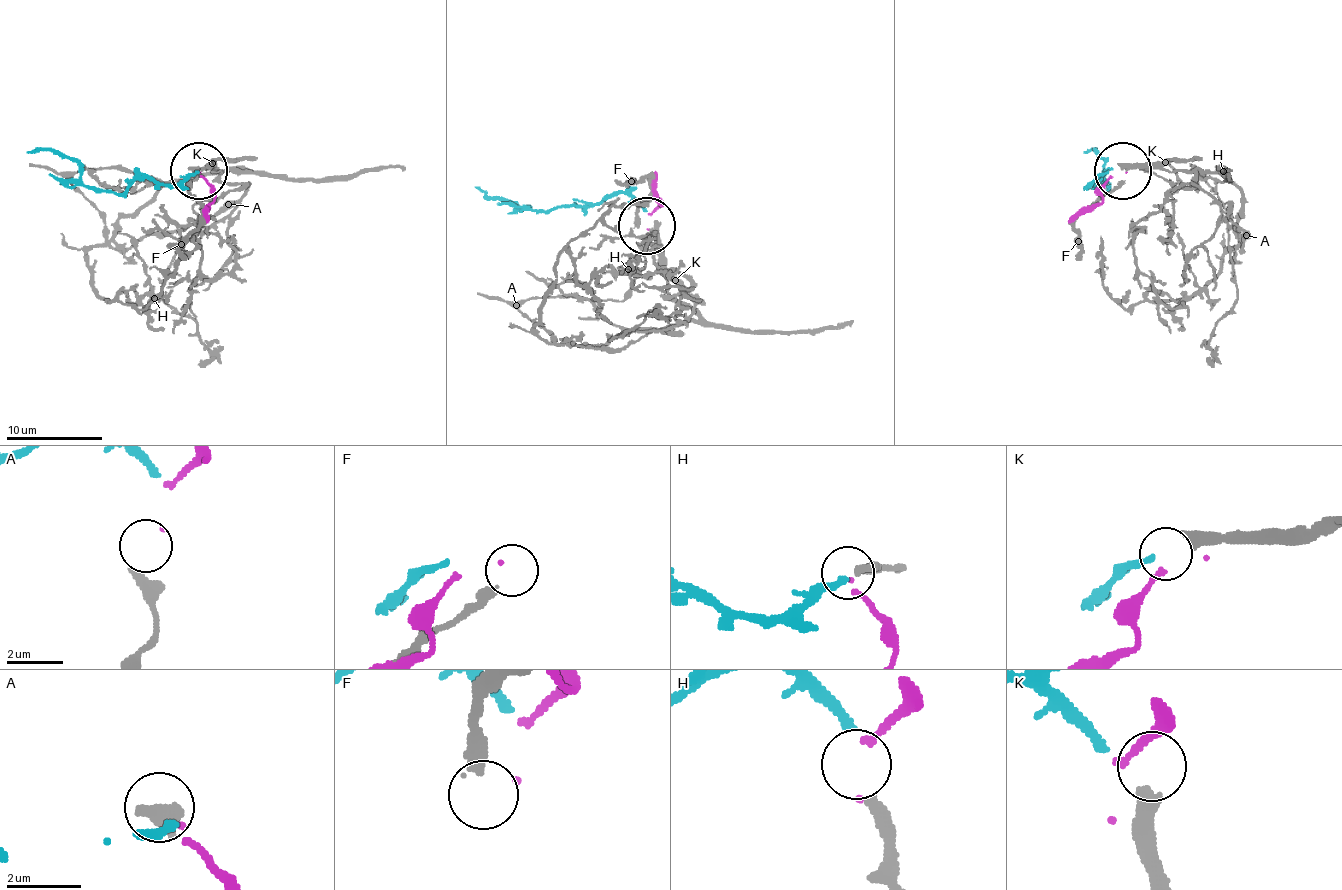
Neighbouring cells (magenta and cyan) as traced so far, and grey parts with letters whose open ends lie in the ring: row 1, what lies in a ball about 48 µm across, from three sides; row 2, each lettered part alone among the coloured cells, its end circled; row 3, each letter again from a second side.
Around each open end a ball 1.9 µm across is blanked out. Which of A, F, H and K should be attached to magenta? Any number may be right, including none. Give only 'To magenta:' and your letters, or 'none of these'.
To magenta: A

